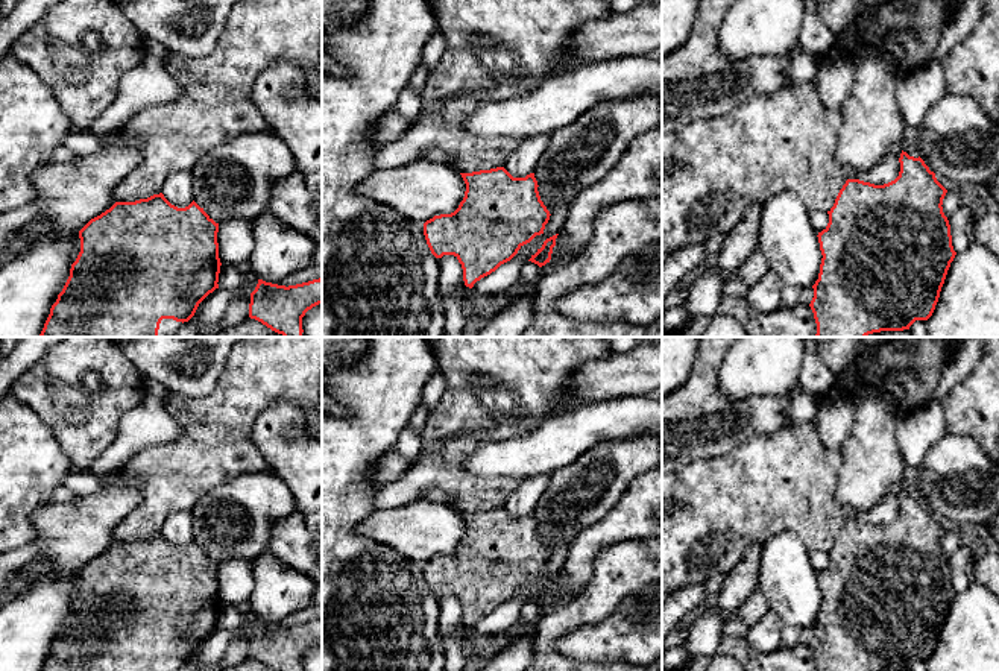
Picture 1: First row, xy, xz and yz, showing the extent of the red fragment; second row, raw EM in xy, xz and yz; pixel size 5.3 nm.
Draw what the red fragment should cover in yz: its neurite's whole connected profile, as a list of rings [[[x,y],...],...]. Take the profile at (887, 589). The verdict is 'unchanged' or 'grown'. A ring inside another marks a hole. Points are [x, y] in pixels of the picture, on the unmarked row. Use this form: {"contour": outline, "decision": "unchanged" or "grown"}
{"contour": [[[902,490],[899,502],[899,516],[884,525],[847,519],[827,551],[829,563],[817,575],[823,598],[809,644],[817,671],[903,671],[935,650],[956,595],[941,547],[947,530],[920,496]]], "decision": "unchanged"}

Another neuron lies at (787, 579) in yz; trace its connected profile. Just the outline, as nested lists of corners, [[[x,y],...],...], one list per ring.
[[[782,531],[762,545],[758,589],[785,624],[803,630],[818,619],[823,595],[817,575],[797,533]]]

